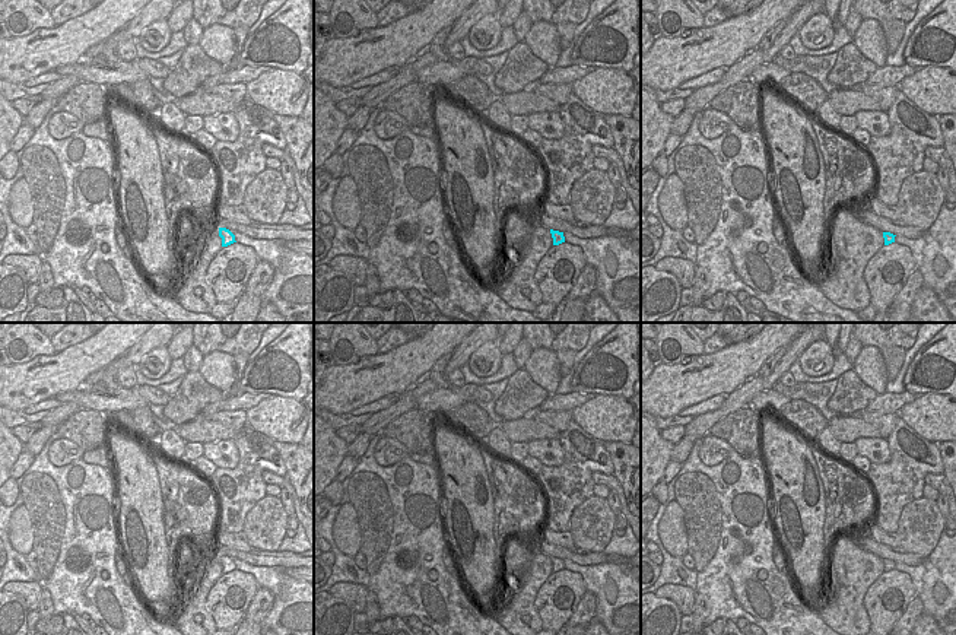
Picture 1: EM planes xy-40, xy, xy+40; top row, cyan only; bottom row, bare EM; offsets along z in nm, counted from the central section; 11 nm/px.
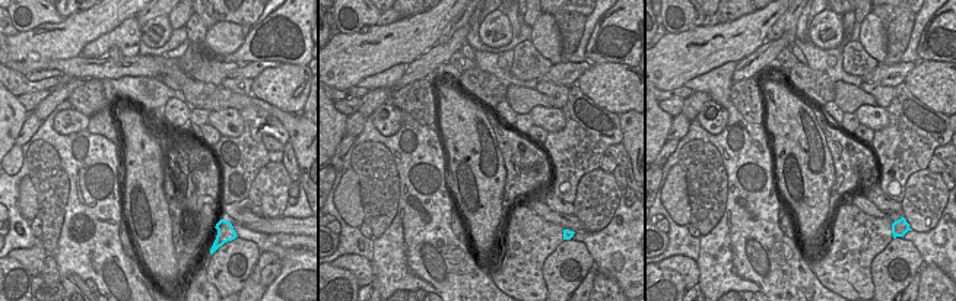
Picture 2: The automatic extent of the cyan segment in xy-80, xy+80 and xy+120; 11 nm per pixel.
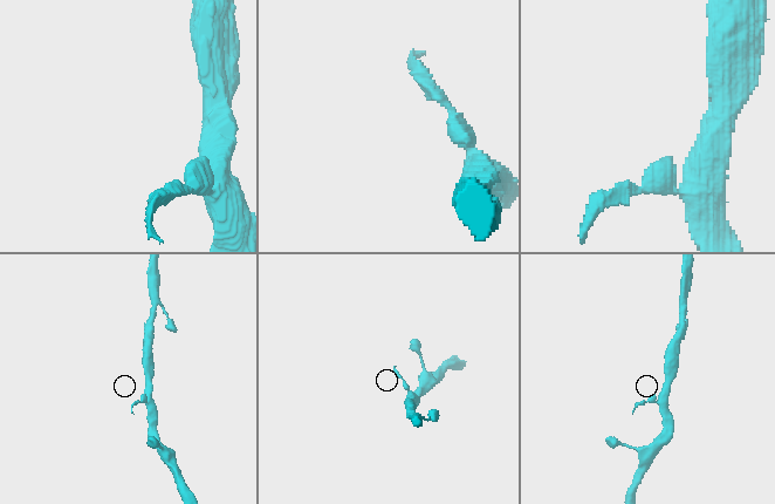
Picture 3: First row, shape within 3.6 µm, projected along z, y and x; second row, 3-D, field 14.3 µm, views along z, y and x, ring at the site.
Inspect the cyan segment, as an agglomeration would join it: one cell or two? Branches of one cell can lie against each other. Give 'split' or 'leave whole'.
split

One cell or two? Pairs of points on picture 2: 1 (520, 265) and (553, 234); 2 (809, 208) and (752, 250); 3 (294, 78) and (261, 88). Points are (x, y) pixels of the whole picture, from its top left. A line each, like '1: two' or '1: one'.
1: one
2: two
3: one

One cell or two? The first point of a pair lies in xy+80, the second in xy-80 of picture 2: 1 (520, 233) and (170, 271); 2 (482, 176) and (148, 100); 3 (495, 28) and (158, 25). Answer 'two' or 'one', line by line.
1: two
2: two
3: one

